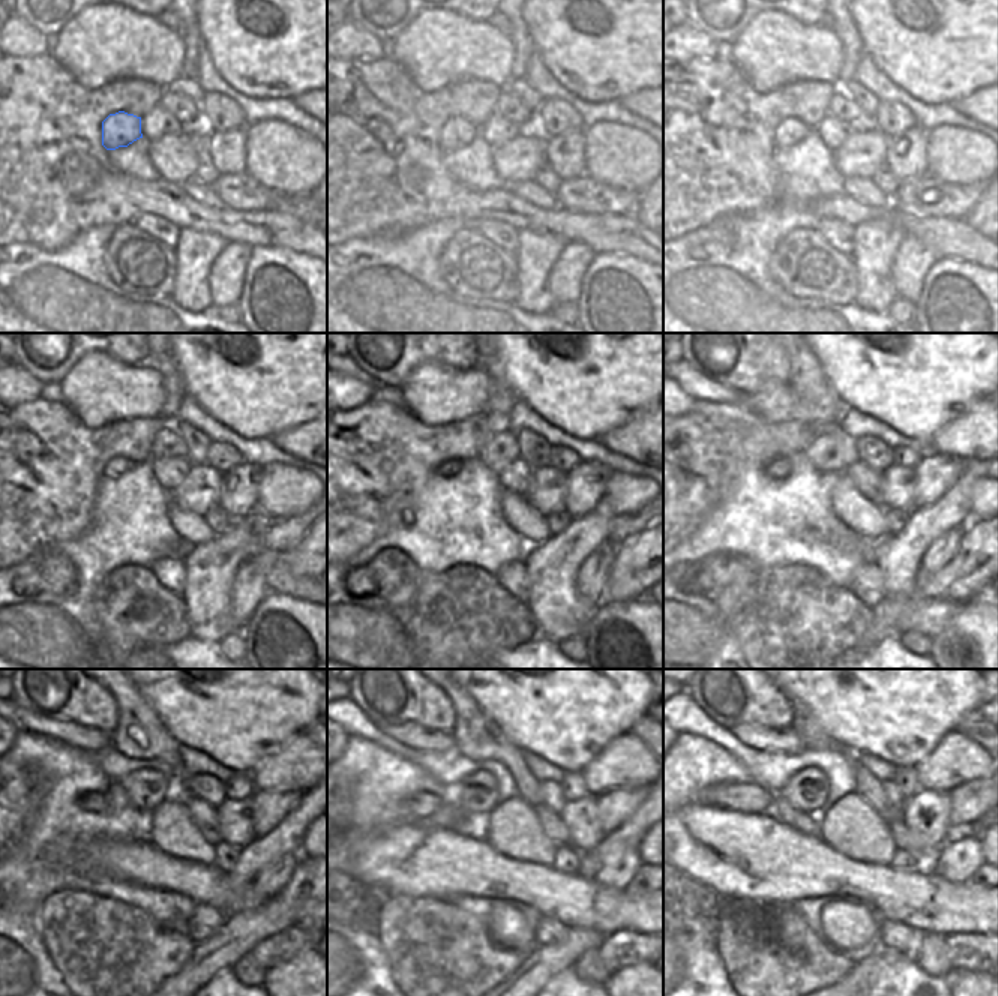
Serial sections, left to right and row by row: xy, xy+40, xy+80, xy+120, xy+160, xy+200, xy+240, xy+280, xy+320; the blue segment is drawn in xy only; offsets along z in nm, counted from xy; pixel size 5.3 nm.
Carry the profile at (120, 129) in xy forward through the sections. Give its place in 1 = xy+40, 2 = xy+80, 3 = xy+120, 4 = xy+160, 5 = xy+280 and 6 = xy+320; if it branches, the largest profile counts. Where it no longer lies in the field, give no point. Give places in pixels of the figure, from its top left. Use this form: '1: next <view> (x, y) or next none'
1: next xy+40 (456, 132)
2: next xy+80 (790, 131)
3: next xy+120 (117, 465)
4: next xy+160 (450, 467)
5: next xy+280 (419, 804)
6: next xy+320 (743, 797)

